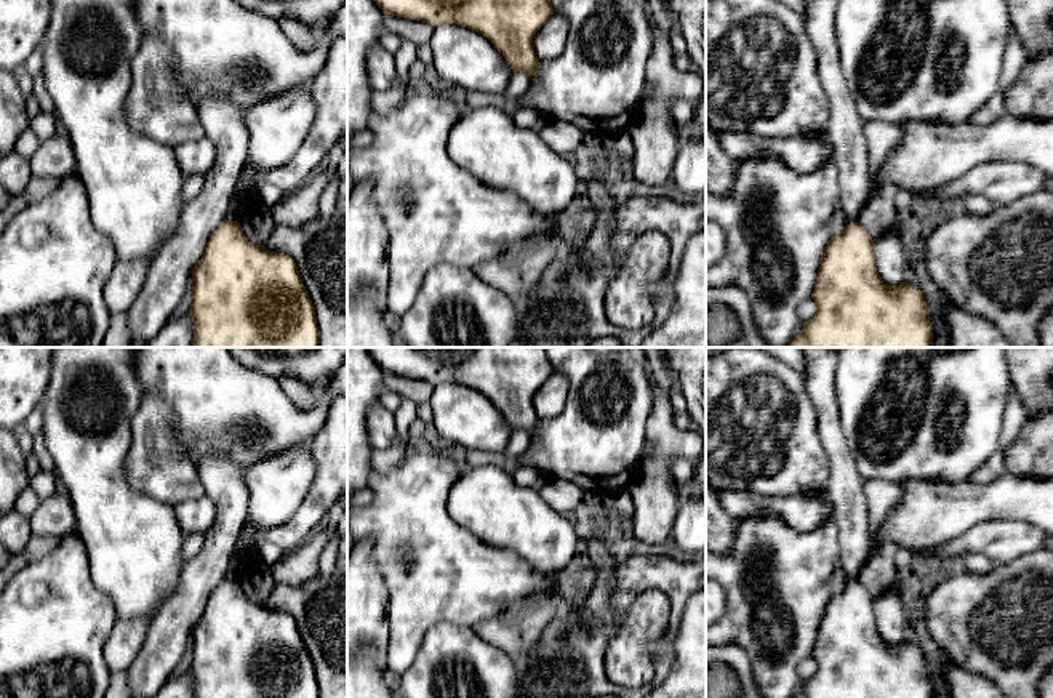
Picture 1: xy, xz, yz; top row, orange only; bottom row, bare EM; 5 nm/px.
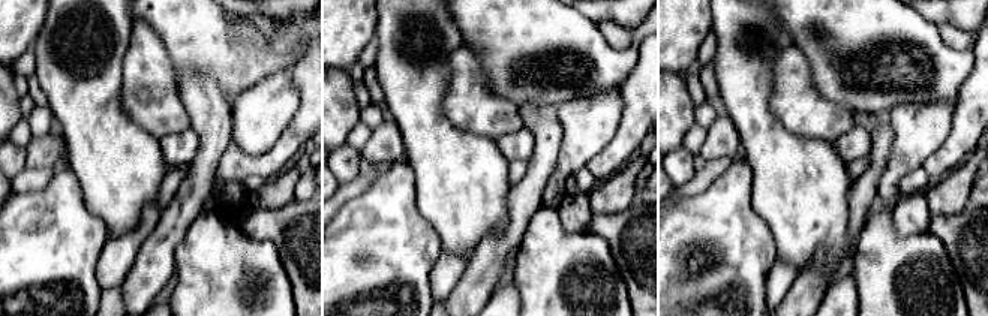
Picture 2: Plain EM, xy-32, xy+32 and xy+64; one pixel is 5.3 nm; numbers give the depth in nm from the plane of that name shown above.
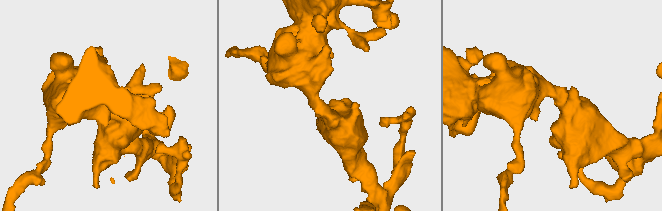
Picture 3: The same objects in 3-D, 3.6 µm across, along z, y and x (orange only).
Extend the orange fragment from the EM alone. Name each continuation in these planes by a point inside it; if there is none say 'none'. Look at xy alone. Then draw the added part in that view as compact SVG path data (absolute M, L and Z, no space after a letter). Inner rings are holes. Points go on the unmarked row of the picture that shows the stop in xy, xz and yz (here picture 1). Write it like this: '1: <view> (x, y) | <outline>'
none

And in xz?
none

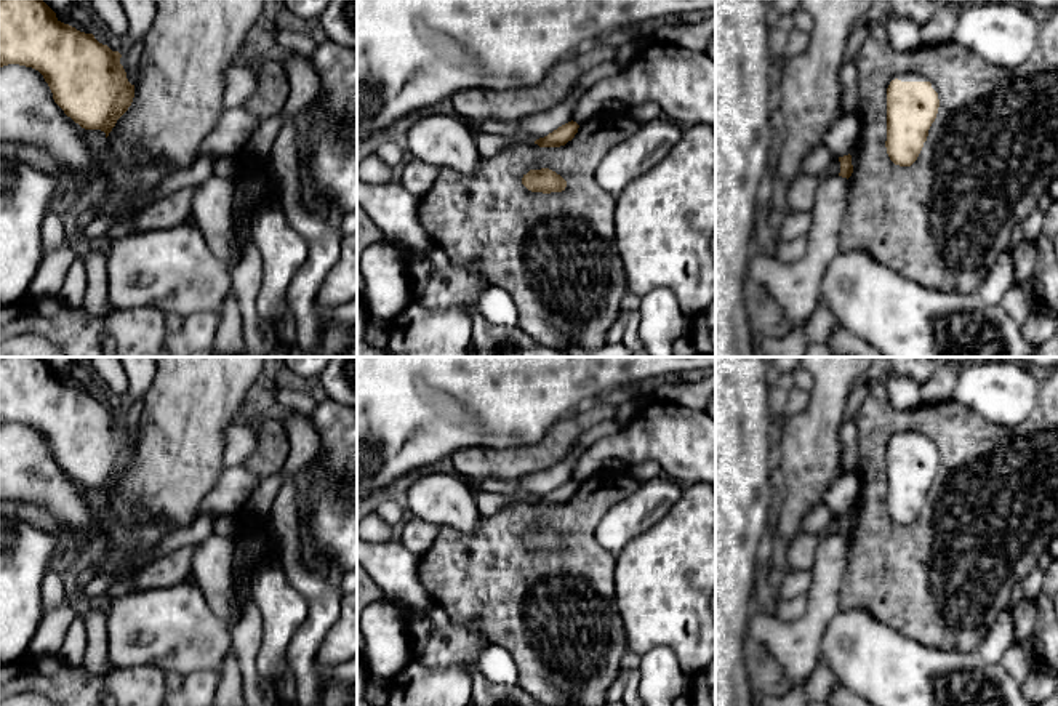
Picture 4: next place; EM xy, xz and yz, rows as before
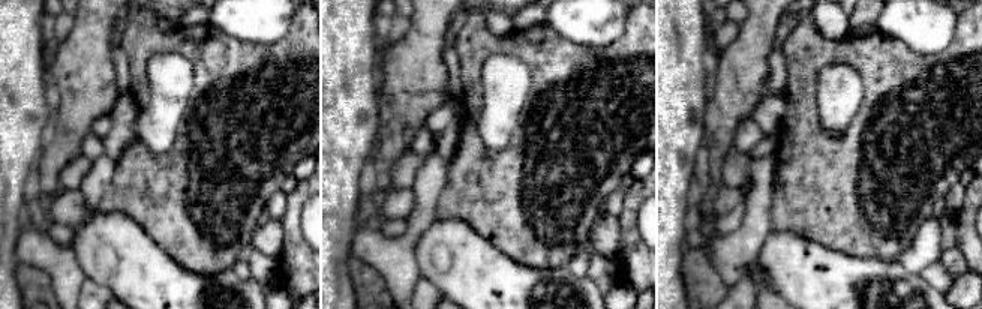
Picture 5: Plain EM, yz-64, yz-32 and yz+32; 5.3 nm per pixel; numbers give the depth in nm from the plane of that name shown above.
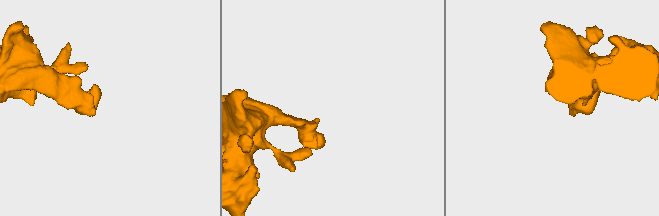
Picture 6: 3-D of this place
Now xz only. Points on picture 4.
1: xz (682, 442) | M651 399L618 432L592 443L579 458L571 479L583 483L603 459L618 459L624 467L656 461L664 475L680 483L709 483L715 491L715 419L706 411L691 411L672 402Z

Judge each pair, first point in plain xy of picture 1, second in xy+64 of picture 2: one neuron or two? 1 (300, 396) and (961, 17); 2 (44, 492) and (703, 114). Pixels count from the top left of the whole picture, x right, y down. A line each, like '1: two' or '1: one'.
1: two
2: one

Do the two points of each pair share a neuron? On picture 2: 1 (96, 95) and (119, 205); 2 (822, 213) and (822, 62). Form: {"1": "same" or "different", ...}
{"1": "same", "2": "different"}

